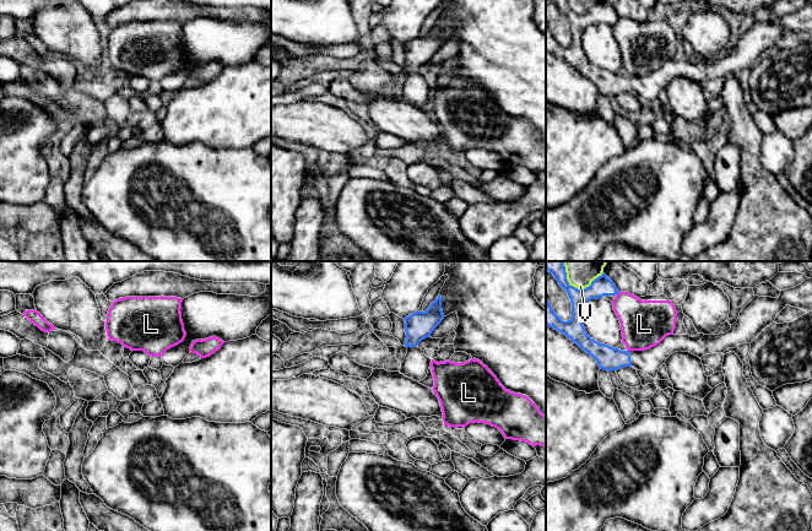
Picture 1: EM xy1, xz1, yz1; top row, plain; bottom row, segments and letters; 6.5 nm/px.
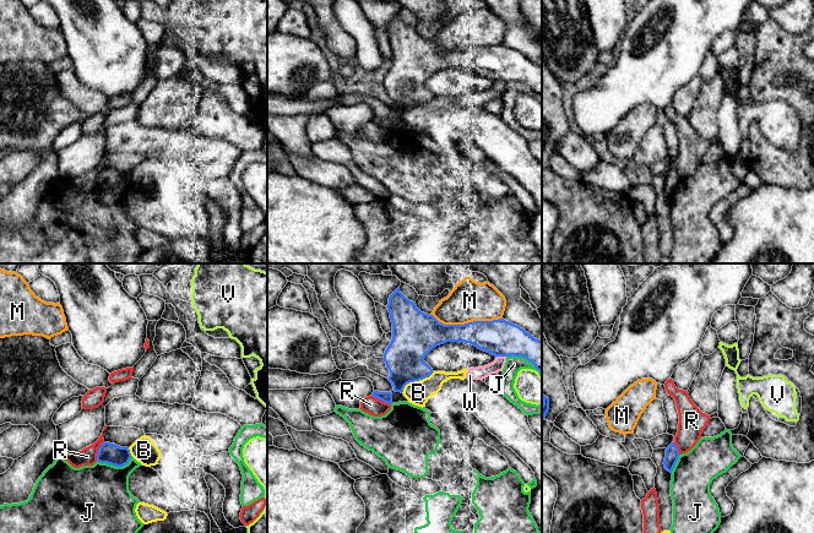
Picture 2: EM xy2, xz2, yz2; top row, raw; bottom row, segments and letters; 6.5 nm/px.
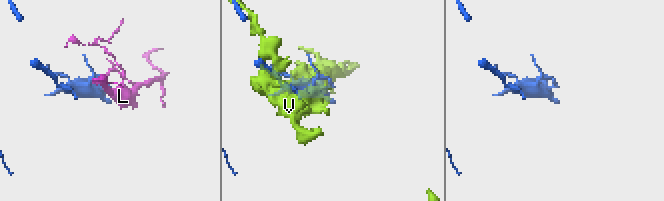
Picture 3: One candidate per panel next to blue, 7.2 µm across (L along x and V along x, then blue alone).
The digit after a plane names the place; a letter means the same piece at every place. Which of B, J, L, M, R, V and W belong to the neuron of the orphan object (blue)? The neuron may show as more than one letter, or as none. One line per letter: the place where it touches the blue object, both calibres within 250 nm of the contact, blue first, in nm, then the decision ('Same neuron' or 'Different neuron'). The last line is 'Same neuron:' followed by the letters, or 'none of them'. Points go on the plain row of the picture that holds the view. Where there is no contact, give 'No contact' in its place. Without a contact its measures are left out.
B: Touches blue at xz2 (416, 105). Thickness 260 nm (blue) against 160 nm. Different neuron
J: Touches blue at xy2 (115, 191). Thickness 140 nm (blue) against 440 nm. Different neuron
L: No contact. Different neuron
M: Touches blue at xz2 (467, 49). Thickness 240 nm (blue) against 260 nm. Different neuron
R: Touches blue at xy2 (98, 177). Thickness 140 nm (blue) against 110 nm. Different neuron
V: Touches blue at yz1 (584, 14). Thickness 130 nm (blue) against 100 nm. Different neuron
W: Touches blue at xz2 (502, 81). Thickness 240 nm (blue) against 90 nm. Different neuron
Same neuron: none of them

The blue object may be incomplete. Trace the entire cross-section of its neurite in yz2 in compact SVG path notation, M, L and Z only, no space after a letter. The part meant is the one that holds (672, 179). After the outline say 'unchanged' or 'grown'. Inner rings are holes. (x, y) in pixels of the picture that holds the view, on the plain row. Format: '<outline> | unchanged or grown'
M672 168L667 175L666 175L666 183L664 183L664 194L672 198L677 186L678 186L678 183L679 183L679 176L678 176L678 173L674 168Z | unchanged

